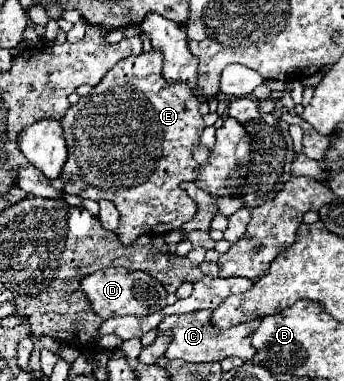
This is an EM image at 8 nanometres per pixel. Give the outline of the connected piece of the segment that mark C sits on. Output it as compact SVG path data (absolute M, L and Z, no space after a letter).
M201 310L201 316L183 314L183 316L167 316L159 326L157 334L171 332L173 340L167 348L167 358L181 358L185 362L219 362L225 356L237 356L243 360L251 360L255 350L251 346L251 334L255 332L261 320L249 320L241 326L233 326L229 330L221 330L211 322L211 310Z

